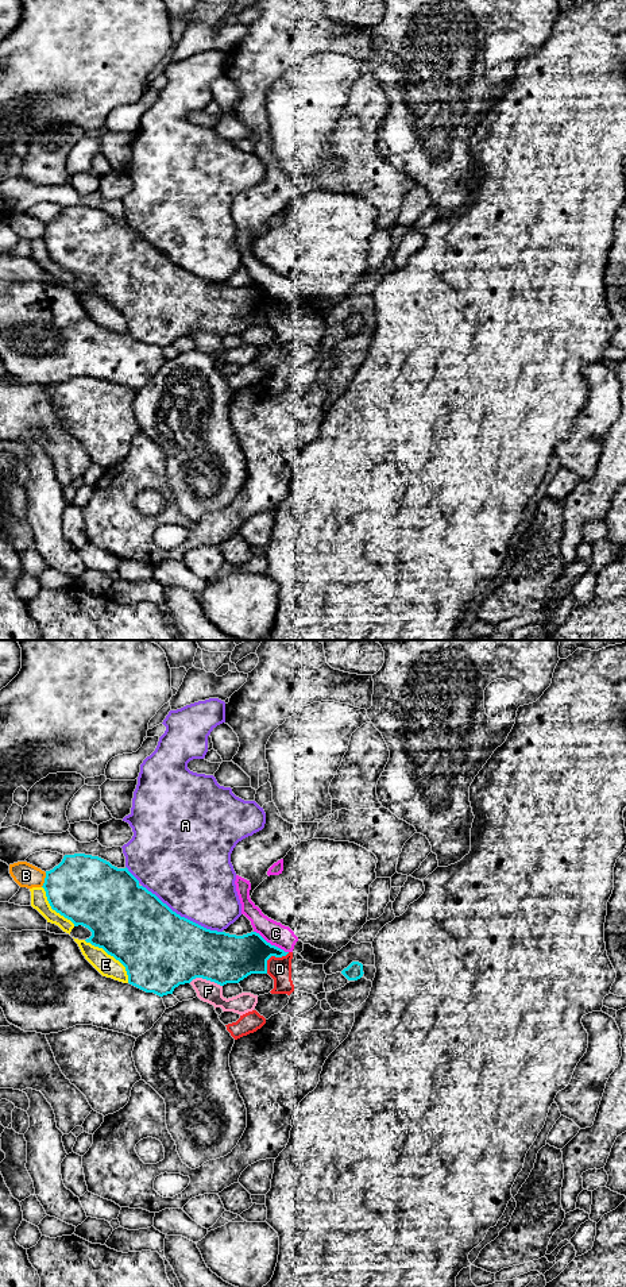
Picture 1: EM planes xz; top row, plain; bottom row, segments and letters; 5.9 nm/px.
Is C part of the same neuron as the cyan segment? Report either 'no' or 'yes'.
no

